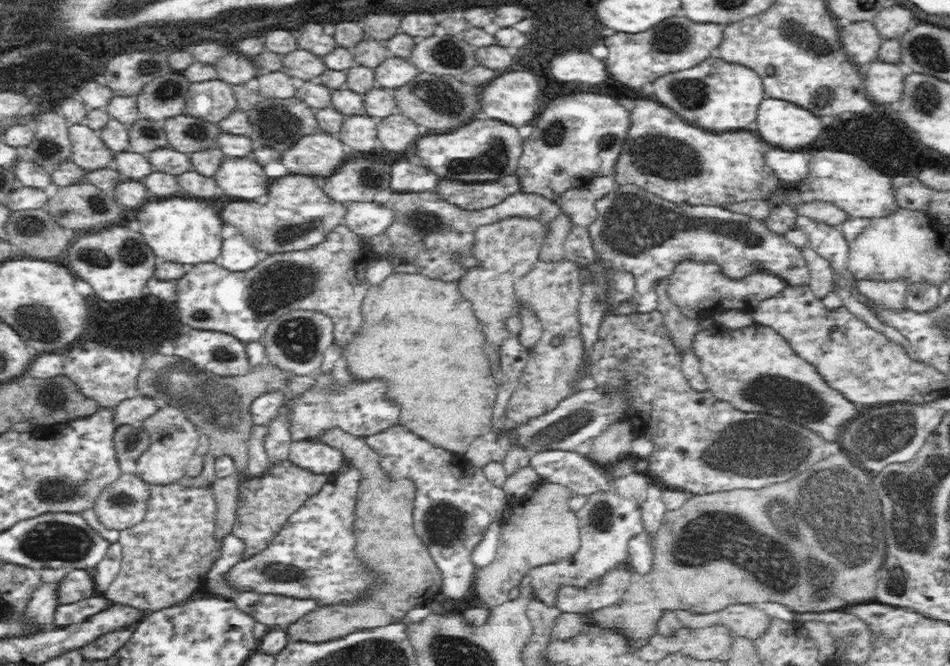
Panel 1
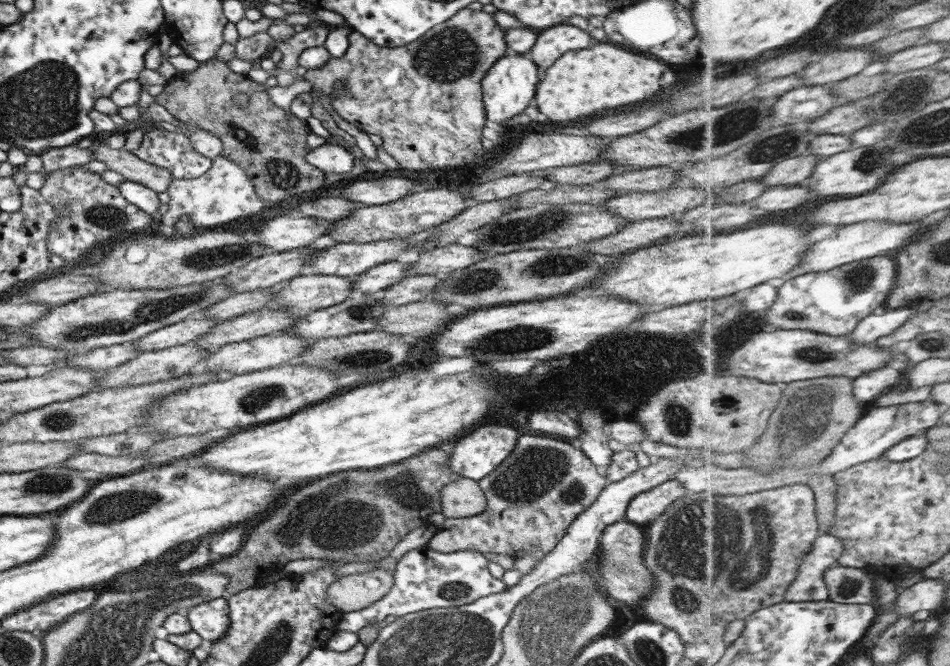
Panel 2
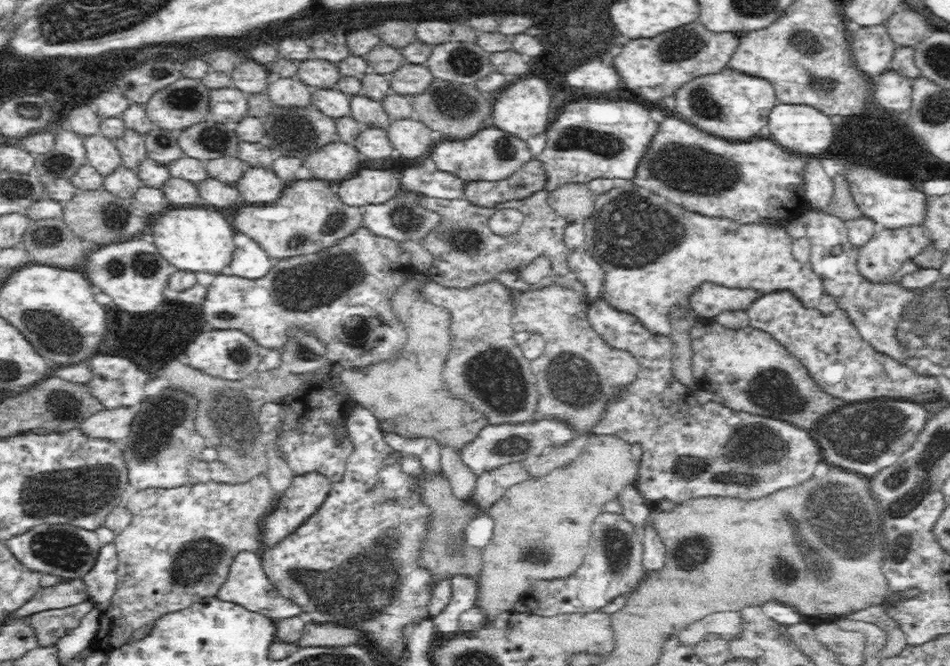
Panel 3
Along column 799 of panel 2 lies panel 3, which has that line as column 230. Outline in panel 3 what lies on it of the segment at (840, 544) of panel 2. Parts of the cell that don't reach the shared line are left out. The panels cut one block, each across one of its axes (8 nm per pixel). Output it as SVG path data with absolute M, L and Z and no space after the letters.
M252 552L238 554L233 560L229 578L226 579L224 586L220 588L217 598L225 602L239 604L246 608L246 610L250 610L250 612L262 613L264 616L275 620L298 616L302 612L301 606L283 598L274 587L274 584L272 584L272 581L264 576L260 556Z

